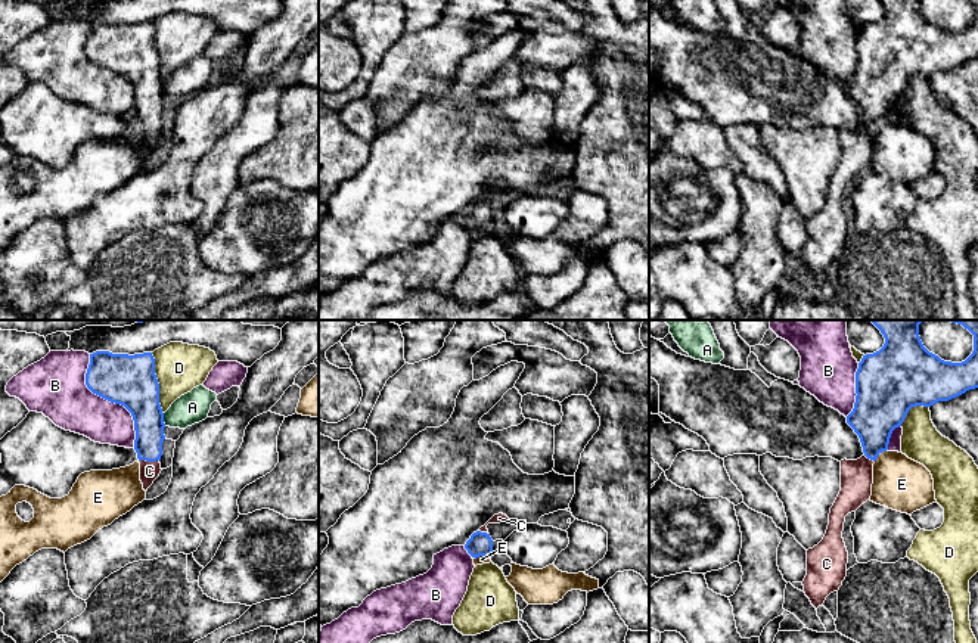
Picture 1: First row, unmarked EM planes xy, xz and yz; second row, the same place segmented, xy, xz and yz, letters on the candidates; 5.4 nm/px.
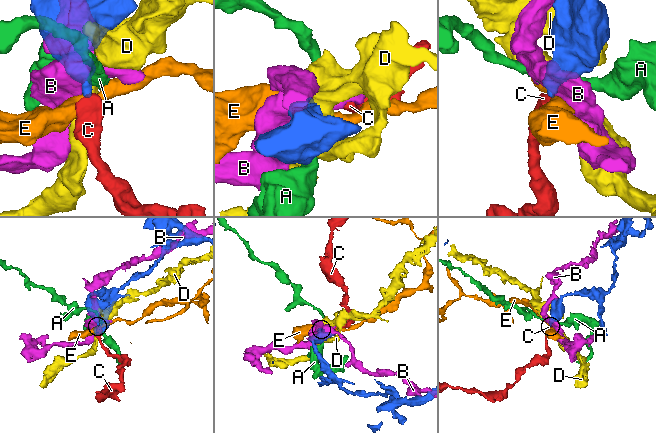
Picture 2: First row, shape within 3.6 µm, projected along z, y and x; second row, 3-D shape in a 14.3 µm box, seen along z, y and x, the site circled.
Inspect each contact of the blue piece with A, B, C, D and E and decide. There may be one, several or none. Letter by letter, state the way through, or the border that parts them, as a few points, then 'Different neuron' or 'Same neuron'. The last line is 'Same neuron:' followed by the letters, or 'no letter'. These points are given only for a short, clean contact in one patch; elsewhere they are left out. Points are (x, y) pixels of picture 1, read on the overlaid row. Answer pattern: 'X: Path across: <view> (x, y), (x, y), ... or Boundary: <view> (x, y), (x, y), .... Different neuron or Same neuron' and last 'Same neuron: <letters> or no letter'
A: Boundary: xy (162, 413), (165, 425). Different neuron
B: Different neuron
C: Path across: xy (148, 416), (149, 460), (149, 471). Same neuron
D: Different neuron
E: Boundary: yz (887, 449), (874, 460). Different neuron
Same neuron: C

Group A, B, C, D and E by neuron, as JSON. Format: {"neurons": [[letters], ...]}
{"neurons": [["A"], ["B"], ["C"], ["D"], ["E"]]}

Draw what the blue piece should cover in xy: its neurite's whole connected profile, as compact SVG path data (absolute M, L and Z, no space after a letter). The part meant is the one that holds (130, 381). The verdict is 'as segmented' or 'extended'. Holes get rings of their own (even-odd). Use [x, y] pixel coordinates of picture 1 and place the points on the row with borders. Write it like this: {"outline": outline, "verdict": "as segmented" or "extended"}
{"outline": "M96 351L90 354L86 385L93 394L121 404L131 413L140 481L148 491L162 470L159 460L165 439L152 352L128 355Z", "verdict": "extended"}

